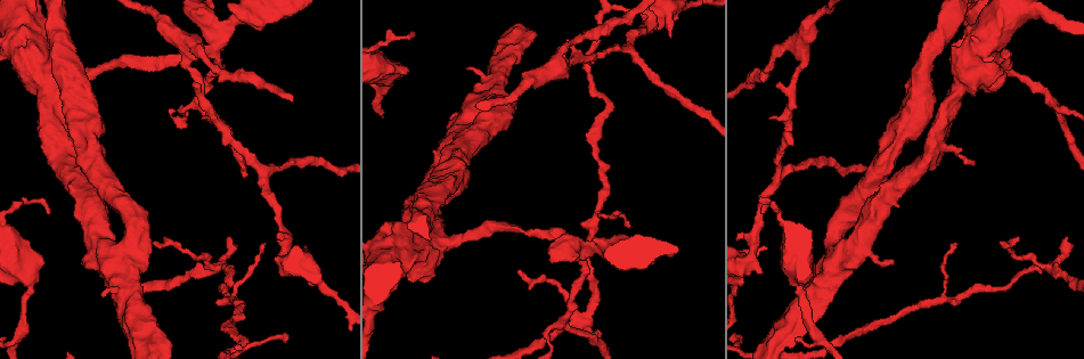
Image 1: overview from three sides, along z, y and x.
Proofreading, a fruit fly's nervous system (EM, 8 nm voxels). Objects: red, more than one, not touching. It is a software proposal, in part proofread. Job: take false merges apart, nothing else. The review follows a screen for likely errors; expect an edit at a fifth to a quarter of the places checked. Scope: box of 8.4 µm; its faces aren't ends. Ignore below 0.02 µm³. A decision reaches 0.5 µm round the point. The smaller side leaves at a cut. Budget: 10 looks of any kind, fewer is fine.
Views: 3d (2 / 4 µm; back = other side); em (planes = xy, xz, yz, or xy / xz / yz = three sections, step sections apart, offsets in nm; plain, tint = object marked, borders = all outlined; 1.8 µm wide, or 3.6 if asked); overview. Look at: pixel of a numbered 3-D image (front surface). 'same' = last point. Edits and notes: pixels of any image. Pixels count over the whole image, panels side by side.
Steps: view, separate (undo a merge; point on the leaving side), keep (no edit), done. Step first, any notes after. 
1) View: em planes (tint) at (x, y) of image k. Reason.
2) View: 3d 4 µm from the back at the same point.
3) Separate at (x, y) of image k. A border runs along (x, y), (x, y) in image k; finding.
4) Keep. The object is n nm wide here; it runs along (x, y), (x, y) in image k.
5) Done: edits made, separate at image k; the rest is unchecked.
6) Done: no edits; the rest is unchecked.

View: em xz step 16 (tint) at (89, 200) of image 1. Sharp bend.

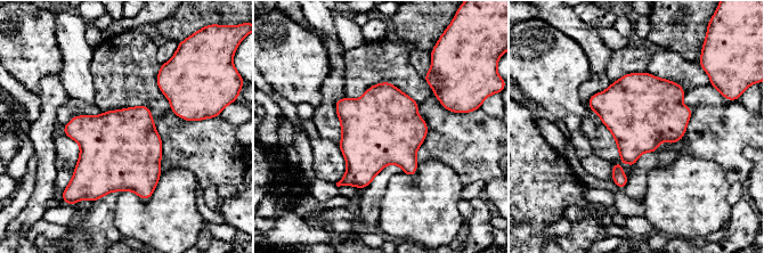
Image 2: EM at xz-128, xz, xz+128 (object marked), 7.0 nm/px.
Keep. One neuron here.

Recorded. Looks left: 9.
View: em 3.6 µm xy step 4 (tint) at (421, 241) of image 1. Sudden change in width.

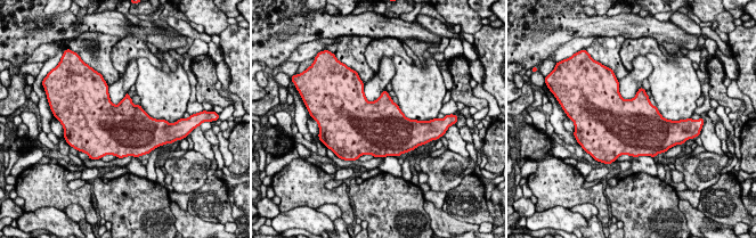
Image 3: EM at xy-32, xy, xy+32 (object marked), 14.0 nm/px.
View: em 3.6 µm planes (tint) at the same point. Another direction.

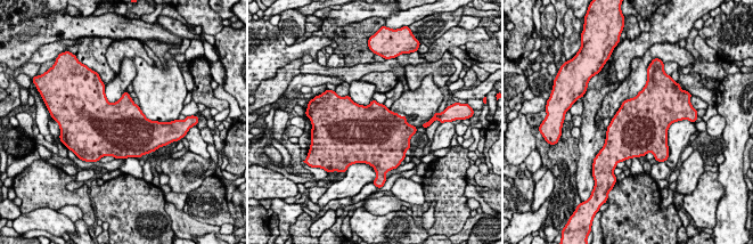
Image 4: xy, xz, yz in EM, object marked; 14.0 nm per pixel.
Keep. One neuron here.

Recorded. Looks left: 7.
View: em yz step 16 (tint) at (212, 45) of image 1. Looks like a crossing.

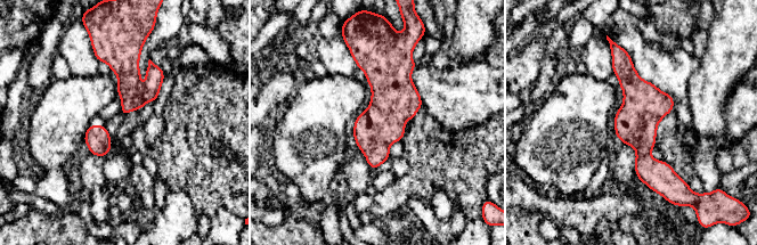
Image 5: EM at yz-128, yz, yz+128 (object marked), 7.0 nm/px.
View: em planes (tint) at the same point. Cut it another way.

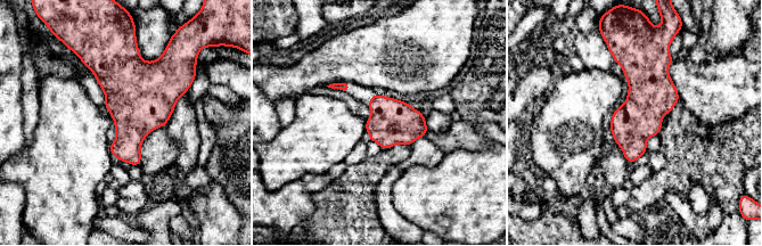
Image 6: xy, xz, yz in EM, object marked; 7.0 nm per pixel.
Keep. All the same neuron.

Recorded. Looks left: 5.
View: em yz step 4 (tint) at (498, 90) of image 1. Closes a loop.

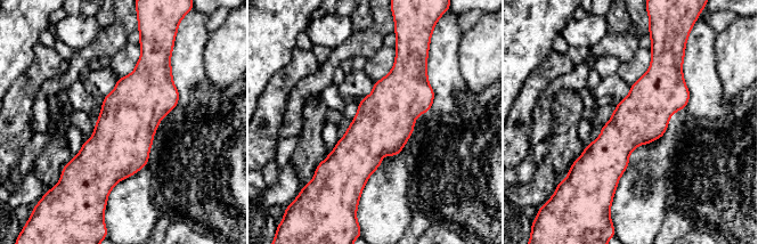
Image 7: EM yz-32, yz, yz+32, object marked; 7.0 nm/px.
Keep. Continuous, no second neuron.

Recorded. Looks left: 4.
Done: no edits; the rest is unchecked.

